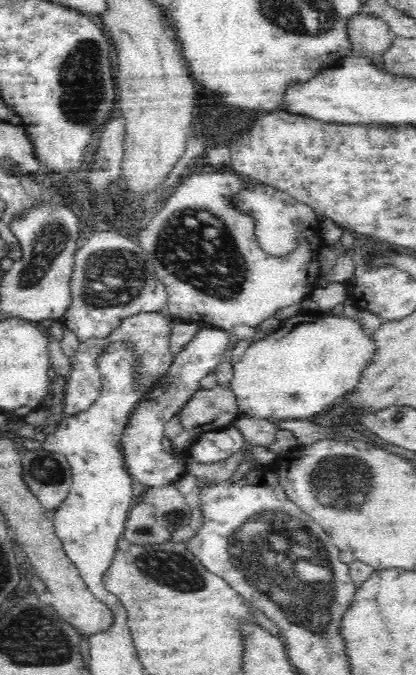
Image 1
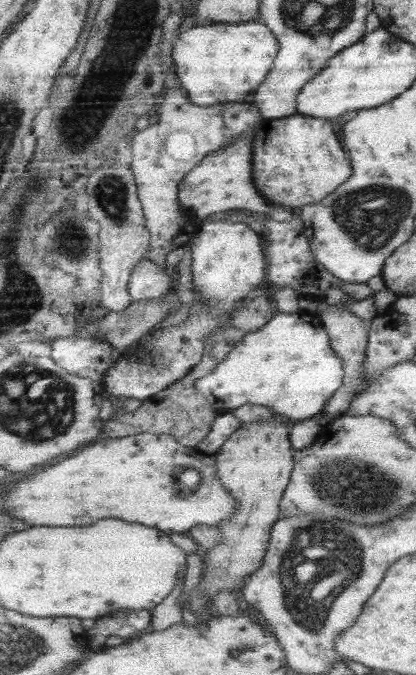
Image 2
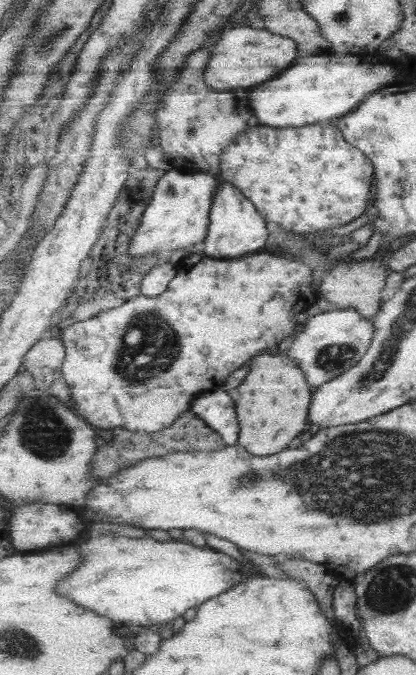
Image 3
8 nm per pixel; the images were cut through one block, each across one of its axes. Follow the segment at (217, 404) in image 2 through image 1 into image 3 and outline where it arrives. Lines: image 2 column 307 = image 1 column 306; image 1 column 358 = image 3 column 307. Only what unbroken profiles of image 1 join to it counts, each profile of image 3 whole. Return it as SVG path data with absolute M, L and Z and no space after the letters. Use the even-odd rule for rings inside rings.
M331 308L309 317L303 329L295 334L285 355L299 364L315 390L356 366L367 354L375 331L373 321L358 313L357 309Z

